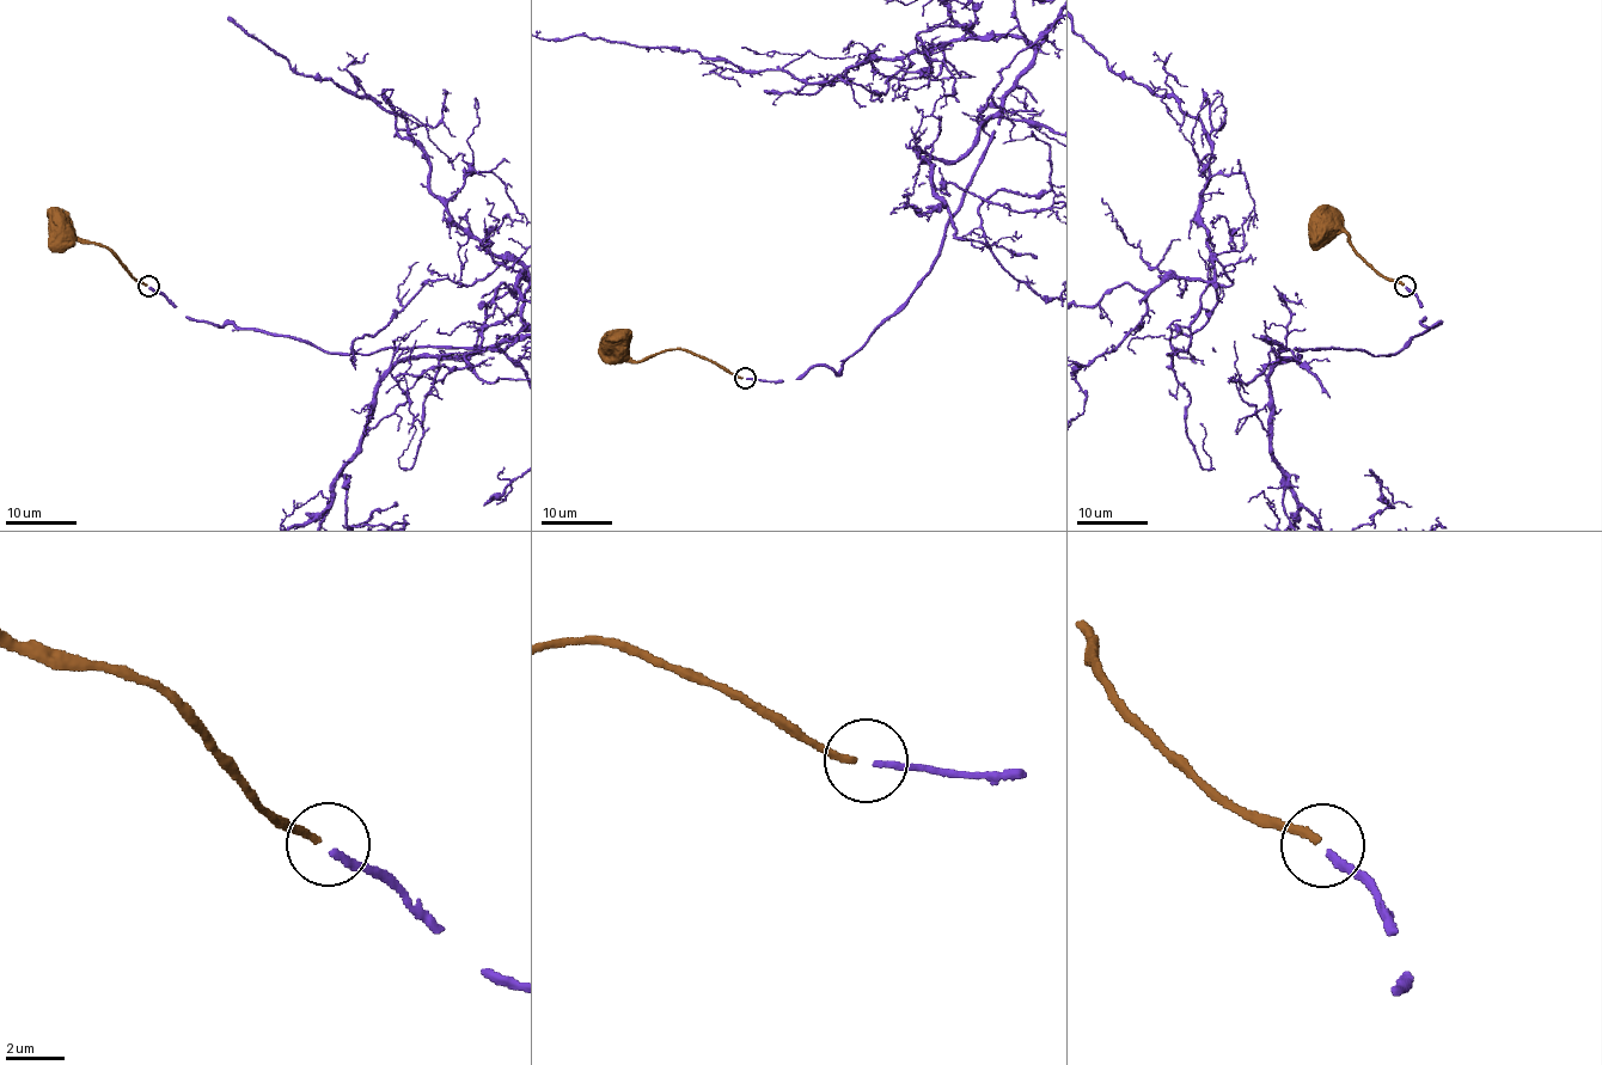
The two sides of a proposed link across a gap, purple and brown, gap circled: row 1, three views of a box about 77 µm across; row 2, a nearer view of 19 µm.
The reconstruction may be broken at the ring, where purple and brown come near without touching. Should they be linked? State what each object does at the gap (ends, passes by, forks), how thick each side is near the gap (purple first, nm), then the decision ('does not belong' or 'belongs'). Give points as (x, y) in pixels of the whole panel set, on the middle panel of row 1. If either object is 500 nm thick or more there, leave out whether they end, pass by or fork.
purple ends; brown ends; calibres 240 and 240 nm; belongs

